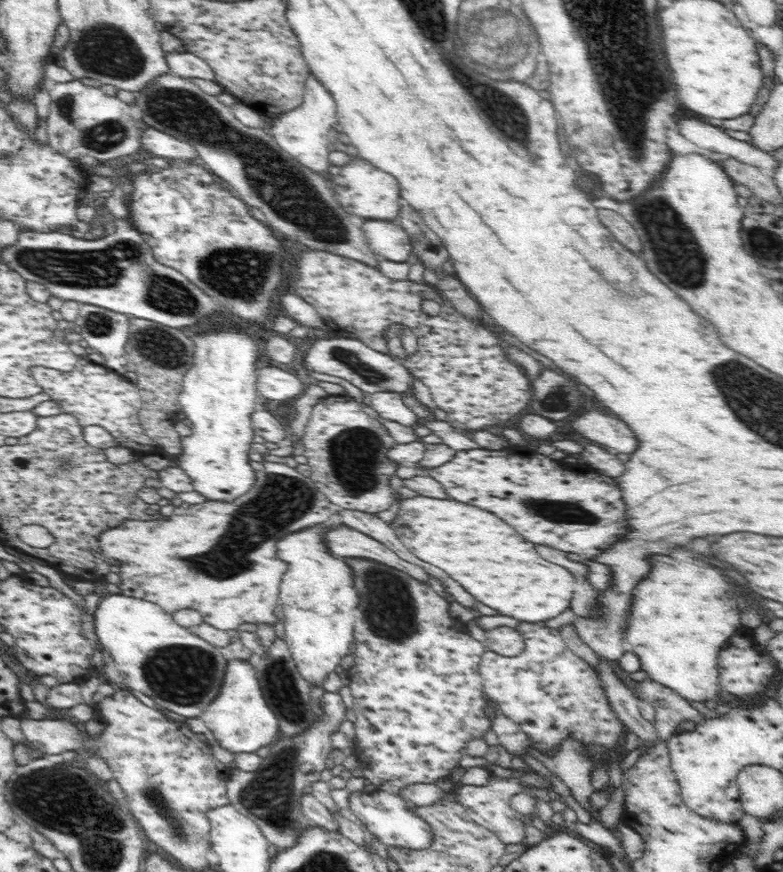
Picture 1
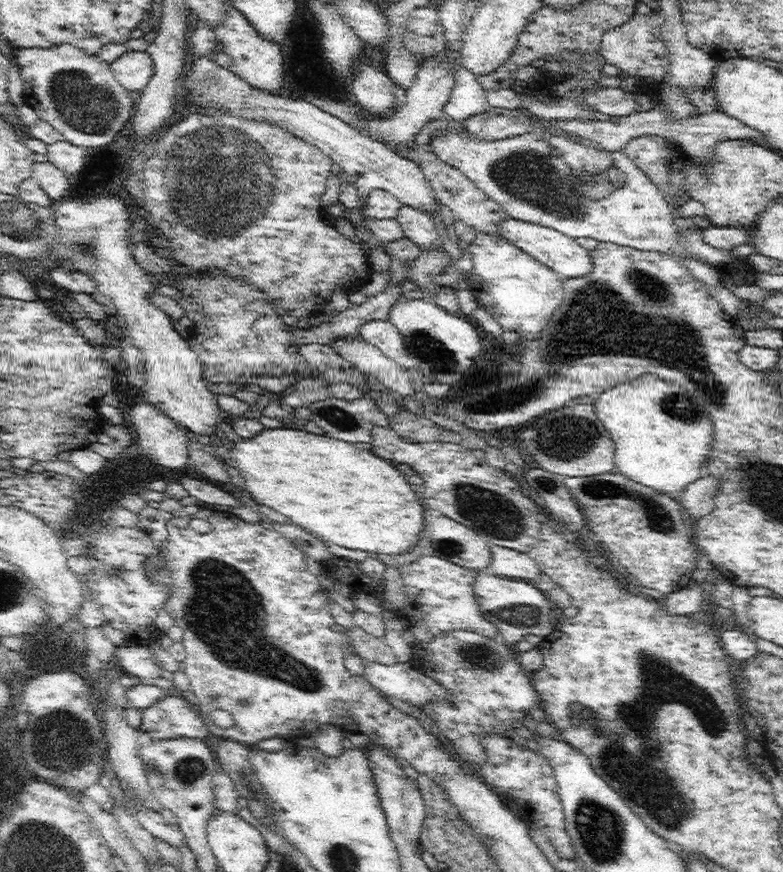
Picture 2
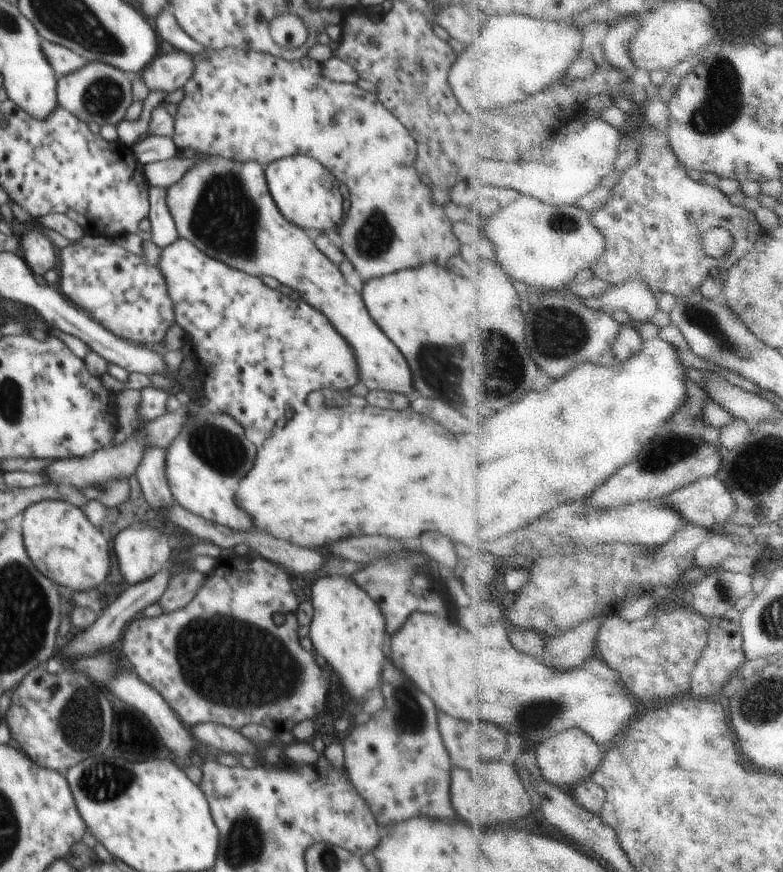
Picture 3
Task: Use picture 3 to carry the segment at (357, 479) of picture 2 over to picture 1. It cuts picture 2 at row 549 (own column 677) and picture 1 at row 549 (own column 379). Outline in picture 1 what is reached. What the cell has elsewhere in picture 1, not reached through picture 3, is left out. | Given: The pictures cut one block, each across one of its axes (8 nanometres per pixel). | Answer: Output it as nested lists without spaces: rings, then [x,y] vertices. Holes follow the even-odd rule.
[[[420,495],[400,501],[399,507],[391,526],[404,546],[420,560],[442,568],[484,606],[496,610],[498,614],[512,616],[521,623],[546,622],[570,608],[574,576],[566,568],[542,560],[534,550],[534,544],[530,544],[494,514],[468,504],[460,504],[456,500],[436,500],[434,497]]]

